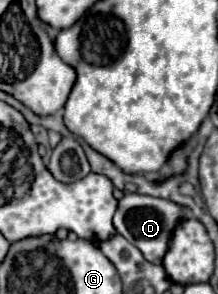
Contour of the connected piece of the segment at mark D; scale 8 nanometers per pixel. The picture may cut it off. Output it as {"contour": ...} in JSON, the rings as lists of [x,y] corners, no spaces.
{"contour":[[[129,193],[119,201],[117,213],[113,217],[113,225],[117,229],[119,235],[123,235],[129,243],[133,243],[147,261],[161,265],[163,257],[169,249],[171,237],[175,227],[187,219],[189,209],[185,205],[173,203],[169,199],[161,199],[161,197],[151,197],[151,195],[139,195],[139,193]]]}

